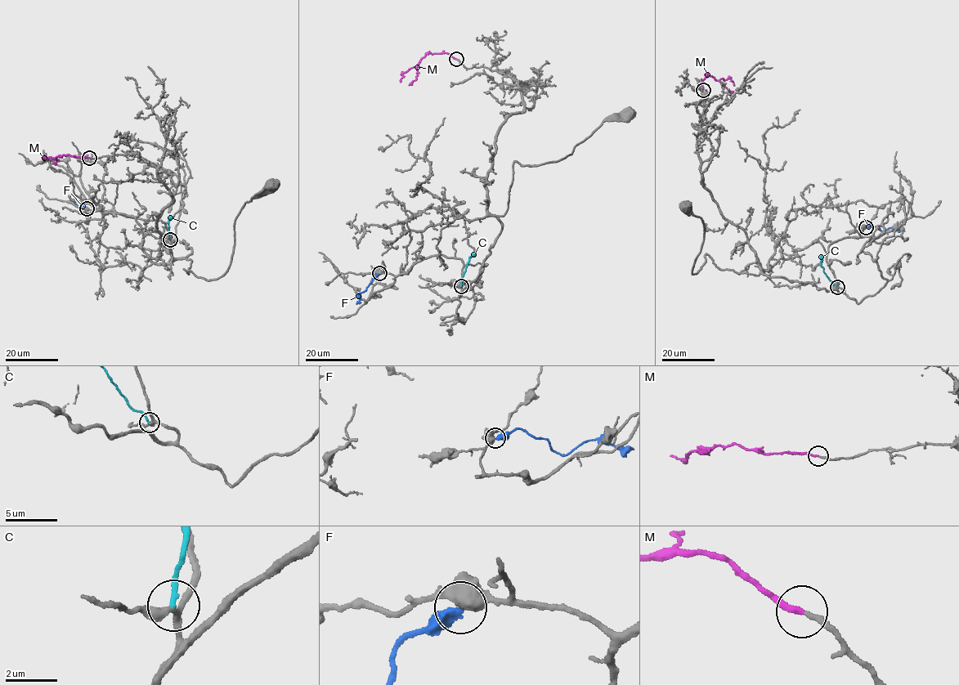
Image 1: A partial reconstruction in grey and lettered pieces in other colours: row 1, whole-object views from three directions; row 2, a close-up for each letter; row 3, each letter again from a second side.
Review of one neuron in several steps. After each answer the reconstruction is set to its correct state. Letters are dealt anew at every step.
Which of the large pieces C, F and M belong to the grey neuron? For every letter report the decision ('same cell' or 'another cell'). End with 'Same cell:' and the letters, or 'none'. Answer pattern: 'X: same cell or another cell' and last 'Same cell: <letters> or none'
C: another cell
F: another cell
M: same cell
Same cell: M

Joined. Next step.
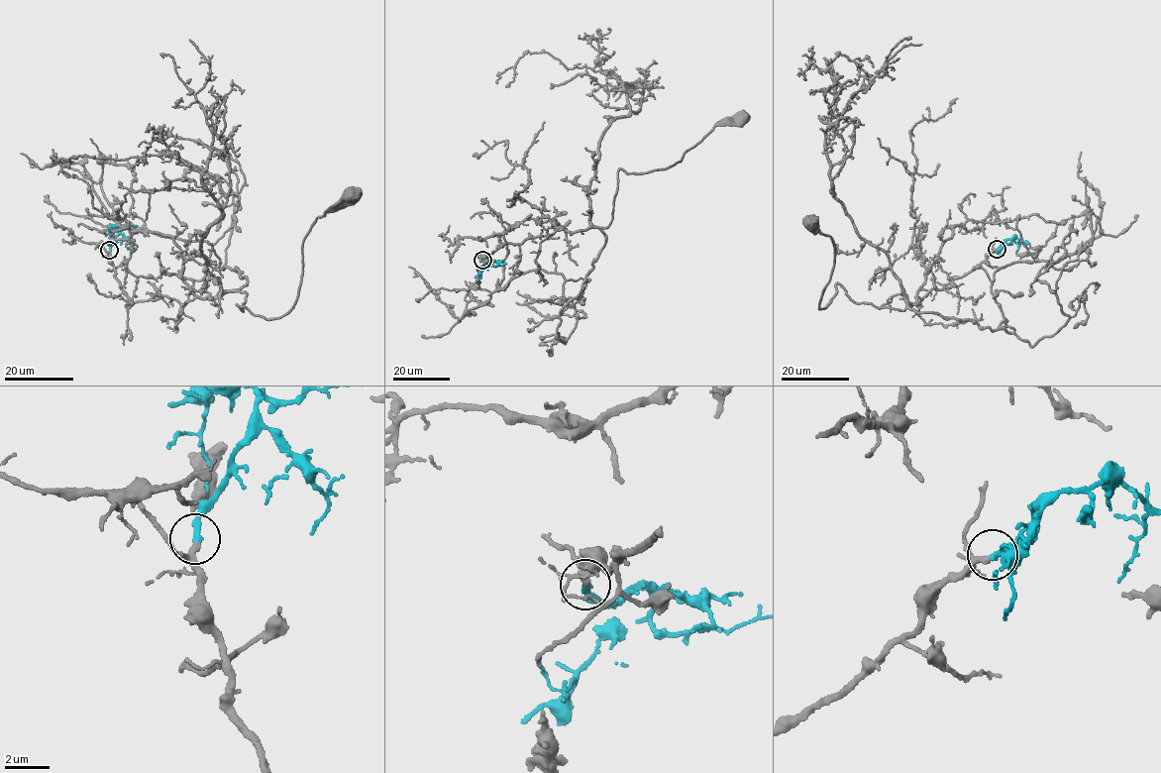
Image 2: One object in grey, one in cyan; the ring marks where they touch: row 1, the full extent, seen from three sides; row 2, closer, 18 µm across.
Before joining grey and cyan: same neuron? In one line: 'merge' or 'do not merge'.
merge

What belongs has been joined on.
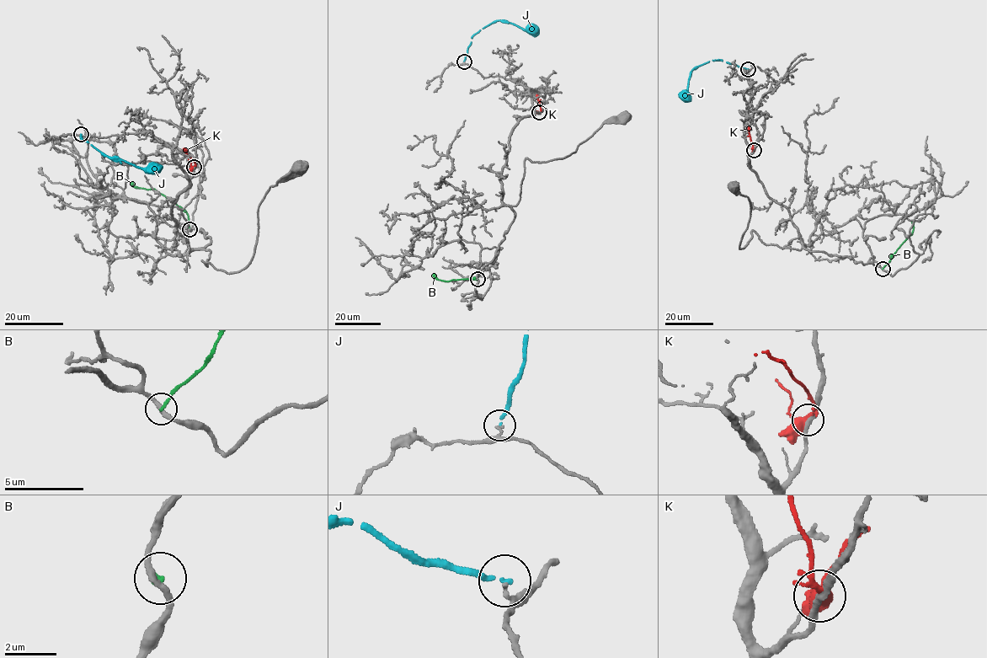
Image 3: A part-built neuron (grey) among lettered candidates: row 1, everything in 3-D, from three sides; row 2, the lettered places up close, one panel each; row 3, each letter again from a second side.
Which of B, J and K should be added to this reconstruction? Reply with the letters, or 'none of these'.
none of these

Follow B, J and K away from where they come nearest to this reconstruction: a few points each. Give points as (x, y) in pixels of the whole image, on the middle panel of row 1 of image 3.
B: (477, 279), (448, 281), (436, 280), (433, 274)
J: (463, 61), (472, 37), (497, 21), (509, 22), (529, 30), (539, 30)
K: (539, 112), (541, 109), (536, 94)

